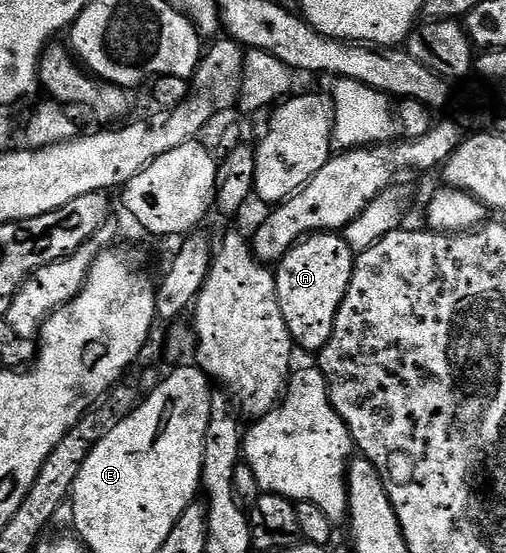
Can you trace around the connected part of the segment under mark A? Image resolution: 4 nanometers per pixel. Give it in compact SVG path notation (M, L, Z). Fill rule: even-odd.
M313 233L289 249L286 257L275 264L276 296L282 309L282 321L290 329L297 348L318 353L334 333L338 309L352 280L354 252L340 233Z

